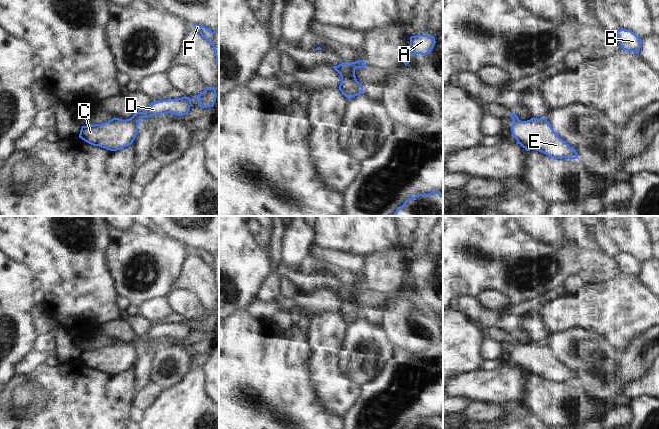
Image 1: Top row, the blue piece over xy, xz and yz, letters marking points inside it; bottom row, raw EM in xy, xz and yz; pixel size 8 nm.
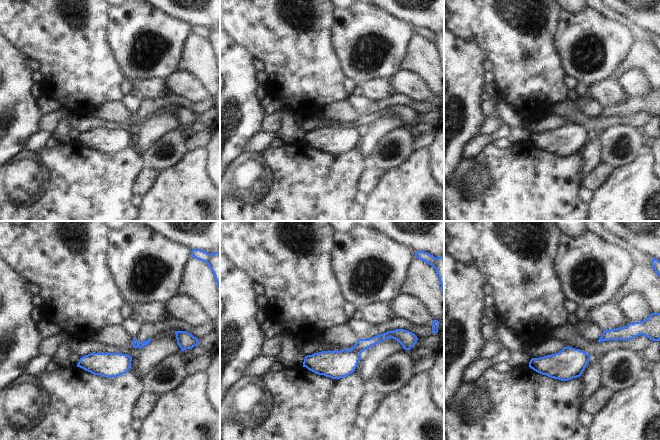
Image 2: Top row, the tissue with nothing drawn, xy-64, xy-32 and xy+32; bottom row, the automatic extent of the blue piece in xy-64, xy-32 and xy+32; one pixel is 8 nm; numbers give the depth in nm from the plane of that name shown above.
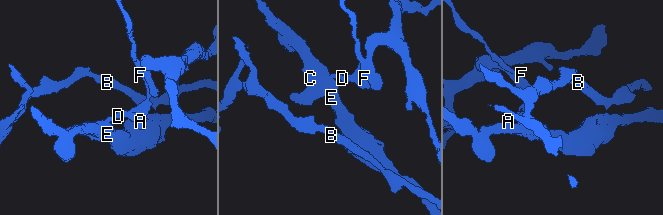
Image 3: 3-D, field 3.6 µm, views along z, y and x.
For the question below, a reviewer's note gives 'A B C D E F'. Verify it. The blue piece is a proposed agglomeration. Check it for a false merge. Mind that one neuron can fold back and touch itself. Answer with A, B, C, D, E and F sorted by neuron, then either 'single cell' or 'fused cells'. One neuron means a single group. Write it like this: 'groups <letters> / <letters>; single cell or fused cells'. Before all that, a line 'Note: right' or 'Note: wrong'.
Note: wrong
groups A B D F / C E; fused cells

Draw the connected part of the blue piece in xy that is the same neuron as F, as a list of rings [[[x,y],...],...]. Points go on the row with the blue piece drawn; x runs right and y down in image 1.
[[[193,24],[195,30],[199,32],[202,37],[207,40],[214,48],[216,56],[216,64],[219,67],[219,30],[212,32],[210,29],[202,25]]]

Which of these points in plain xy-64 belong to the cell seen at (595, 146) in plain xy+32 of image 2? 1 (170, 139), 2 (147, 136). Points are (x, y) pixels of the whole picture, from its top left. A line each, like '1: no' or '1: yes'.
1: no
2: yes

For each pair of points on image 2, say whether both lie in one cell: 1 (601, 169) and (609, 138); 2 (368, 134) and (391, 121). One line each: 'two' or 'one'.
1: two
2: one

